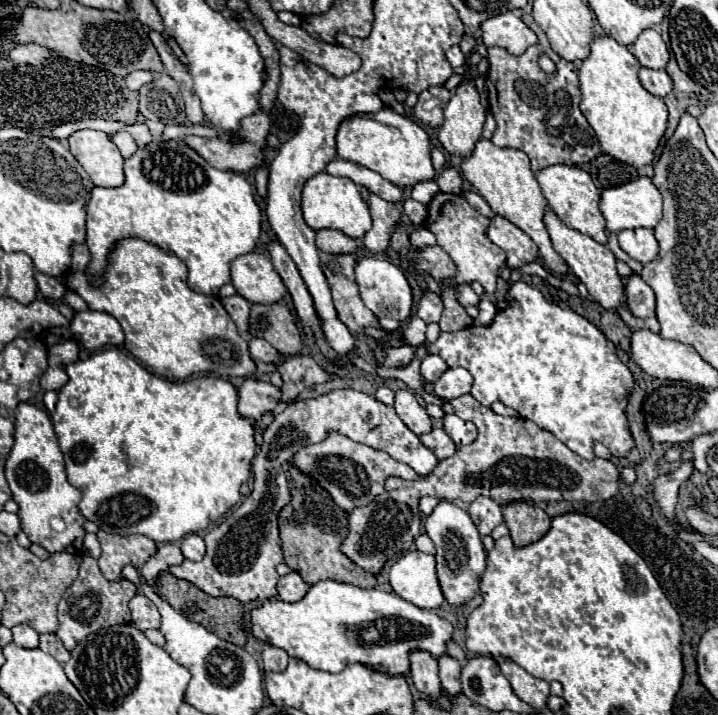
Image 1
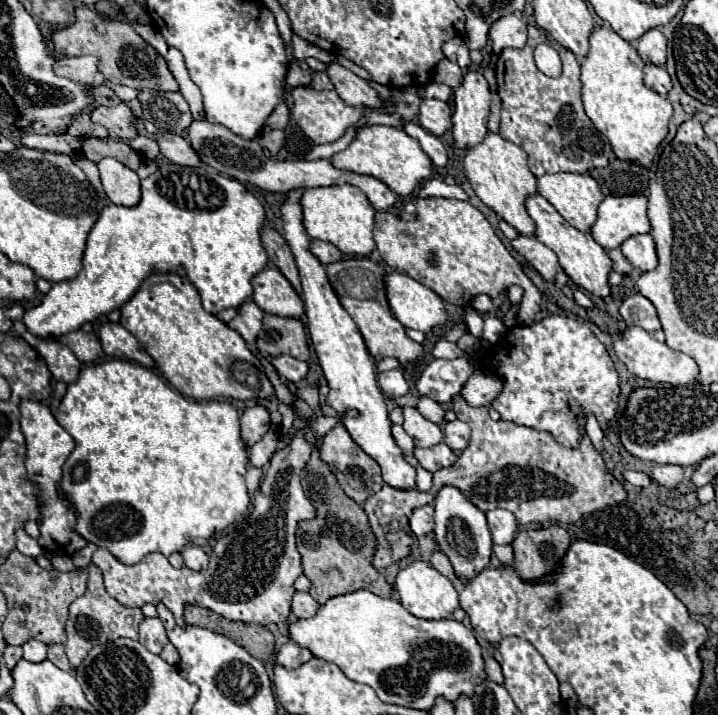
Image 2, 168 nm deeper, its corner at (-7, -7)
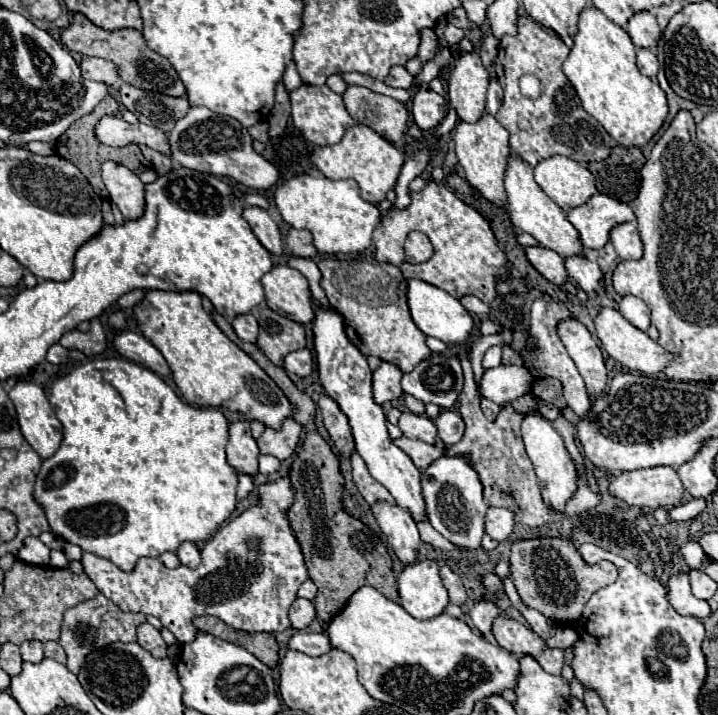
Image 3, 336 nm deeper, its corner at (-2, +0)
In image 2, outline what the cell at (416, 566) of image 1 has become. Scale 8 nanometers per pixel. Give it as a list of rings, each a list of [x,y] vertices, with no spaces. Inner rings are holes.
[[[413,561],[405,569],[401,569],[395,579],[395,589],[401,595],[403,607],[421,619],[447,619],[459,607],[459,595],[453,583],[427,561]]]

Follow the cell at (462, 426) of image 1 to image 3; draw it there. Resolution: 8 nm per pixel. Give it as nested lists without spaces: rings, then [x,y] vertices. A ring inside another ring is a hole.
[[[442,410],[440,416],[436,418],[436,428],[438,428],[438,436],[446,446],[456,444],[462,434],[464,434],[464,422],[460,418],[460,414],[456,414],[454,410]]]

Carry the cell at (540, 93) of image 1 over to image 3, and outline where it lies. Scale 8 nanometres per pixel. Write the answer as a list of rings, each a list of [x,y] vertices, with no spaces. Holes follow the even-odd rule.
[[[520,16],[518,32],[514,36],[502,36],[500,40],[494,68],[498,82],[504,88],[504,102],[496,114],[496,120],[510,132],[512,152],[530,166],[536,166],[540,160],[556,154],[570,156],[576,162],[606,160],[614,146],[612,136],[604,130],[604,126],[580,106],[576,90],[562,72],[562,62],[566,60],[568,52],[568,46],[556,32],[544,28],[530,16]],[[524,74],[534,74],[542,82],[544,94],[538,100],[528,100],[520,94],[518,80]]]

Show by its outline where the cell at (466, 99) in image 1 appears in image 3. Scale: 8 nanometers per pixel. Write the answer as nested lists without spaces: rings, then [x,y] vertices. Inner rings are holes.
[[[478,52],[462,54],[452,66],[448,80],[448,102],[464,122],[476,122],[486,106],[488,72]]]

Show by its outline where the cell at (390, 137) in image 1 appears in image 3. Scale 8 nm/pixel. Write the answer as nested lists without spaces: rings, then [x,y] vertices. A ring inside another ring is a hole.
[[[356,124],[346,130],[342,142],[334,146],[322,146],[312,152],[312,164],[330,180],[344,180],[354,178],[360,184],[360,196],[366,202],[378,204],[386,198],[386,192],[396,186],[400,168],[404,164],[406,152],[394,148],[388,140],[378,136],[372,128],[364,124]]]

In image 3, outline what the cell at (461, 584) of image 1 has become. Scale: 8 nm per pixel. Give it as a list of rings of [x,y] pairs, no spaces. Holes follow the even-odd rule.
[[[440,456],[422,472],[422,492],[430,524],[452,544],[474,550],[484,536],[484,514],[488,504],[482,496],[482,482],[466,456]]]

